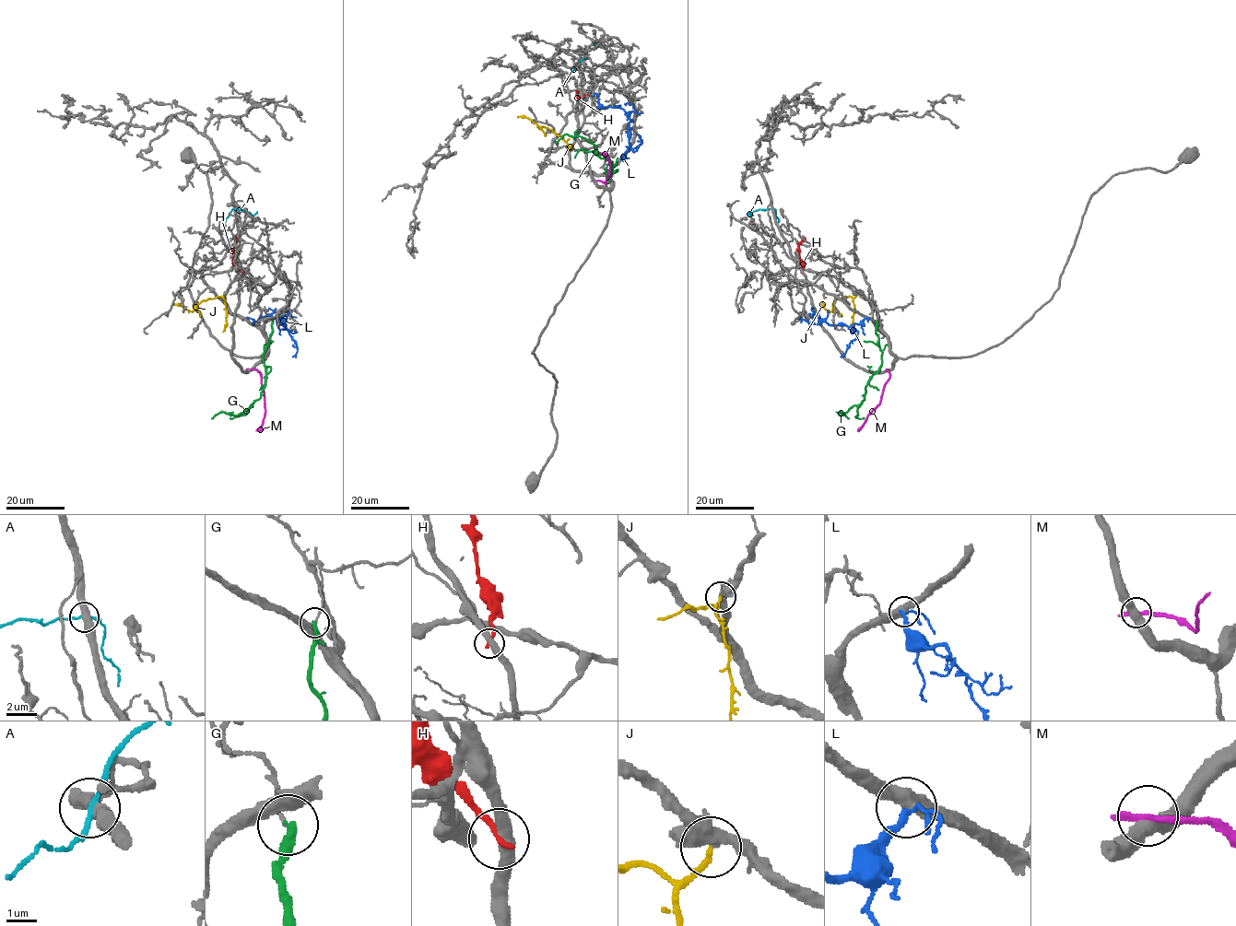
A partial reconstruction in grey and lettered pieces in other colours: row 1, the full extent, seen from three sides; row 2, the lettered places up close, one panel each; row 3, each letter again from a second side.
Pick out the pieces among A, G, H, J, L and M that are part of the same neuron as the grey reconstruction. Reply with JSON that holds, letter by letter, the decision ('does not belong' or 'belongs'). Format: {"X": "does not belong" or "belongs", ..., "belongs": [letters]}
{"A": "does not belong", "G": "does not belong", "H": "does not belong", "J": "belongs", "L": "does not belong", "M": "does not belong", "belongs": ["J"]}

